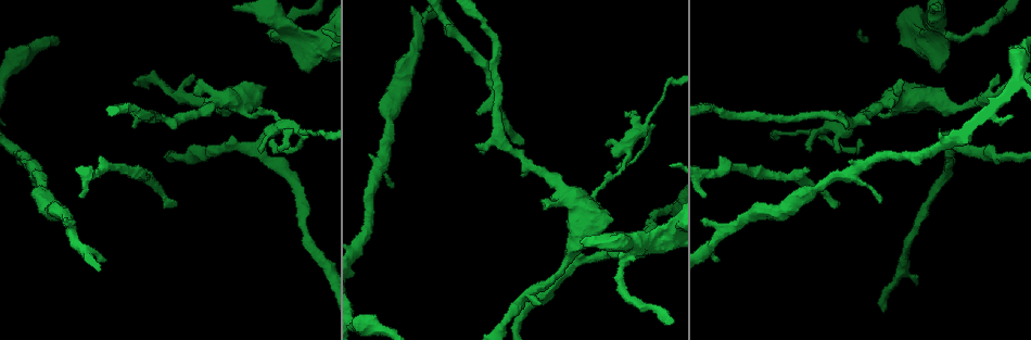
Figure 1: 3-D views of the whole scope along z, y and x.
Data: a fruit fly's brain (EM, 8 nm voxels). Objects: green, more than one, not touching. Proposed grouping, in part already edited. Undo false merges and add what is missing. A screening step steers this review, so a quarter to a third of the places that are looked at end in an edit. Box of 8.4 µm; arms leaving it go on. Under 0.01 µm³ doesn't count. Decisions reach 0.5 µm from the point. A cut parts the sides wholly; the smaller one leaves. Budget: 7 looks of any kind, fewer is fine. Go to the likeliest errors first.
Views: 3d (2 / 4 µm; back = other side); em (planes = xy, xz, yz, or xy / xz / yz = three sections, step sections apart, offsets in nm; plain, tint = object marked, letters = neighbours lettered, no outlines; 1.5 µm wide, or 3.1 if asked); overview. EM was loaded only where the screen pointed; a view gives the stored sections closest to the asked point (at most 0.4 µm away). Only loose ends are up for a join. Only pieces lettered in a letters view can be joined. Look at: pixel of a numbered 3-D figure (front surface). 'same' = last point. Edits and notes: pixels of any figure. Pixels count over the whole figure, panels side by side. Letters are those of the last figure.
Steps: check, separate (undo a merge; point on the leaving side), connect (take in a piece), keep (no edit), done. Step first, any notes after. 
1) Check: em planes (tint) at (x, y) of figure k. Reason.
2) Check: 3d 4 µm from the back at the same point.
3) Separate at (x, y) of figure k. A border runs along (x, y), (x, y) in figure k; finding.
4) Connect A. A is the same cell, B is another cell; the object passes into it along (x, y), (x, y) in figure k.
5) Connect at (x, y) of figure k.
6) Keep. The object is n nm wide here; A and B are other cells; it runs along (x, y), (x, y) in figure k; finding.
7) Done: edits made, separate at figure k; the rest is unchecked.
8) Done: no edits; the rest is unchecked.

Check: em planes (letters) at (189, 75) of figure 1. Branch stops here.

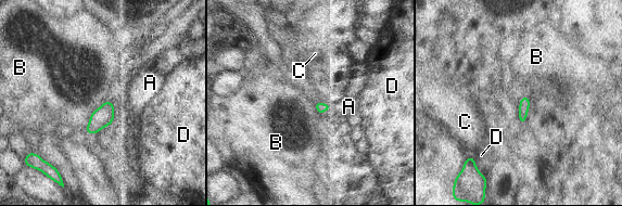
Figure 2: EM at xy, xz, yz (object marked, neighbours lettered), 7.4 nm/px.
Connect A. A is the same cell, B, C and D are other cells; the neuron continues.

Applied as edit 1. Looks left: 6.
Check: overview. Redraw.

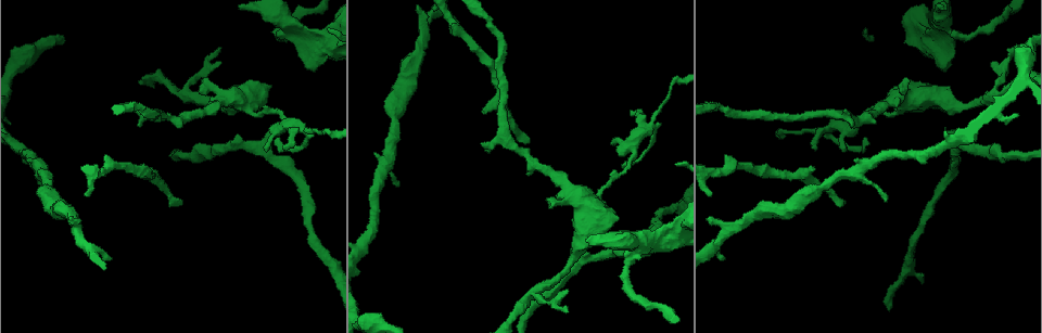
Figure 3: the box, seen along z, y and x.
Check: 3d 2 µm at (846, 151) of figure 3. Thin end.

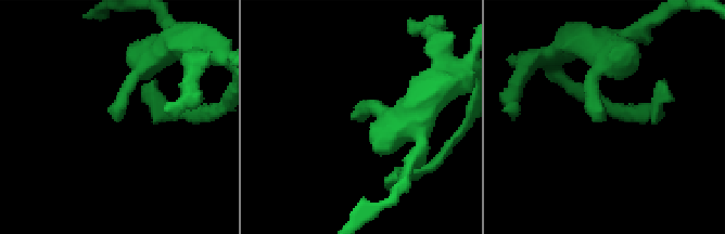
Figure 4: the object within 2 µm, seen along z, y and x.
Check: em planes (tint) at (112, 118) of figure 4. Need the tissue.

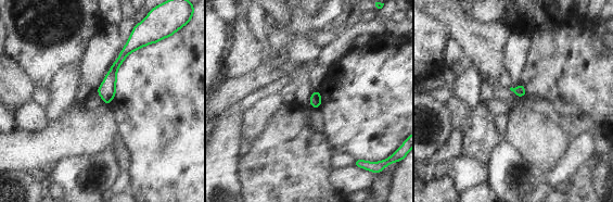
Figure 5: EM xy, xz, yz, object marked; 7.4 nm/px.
Check: em planes (letters) at the same point.

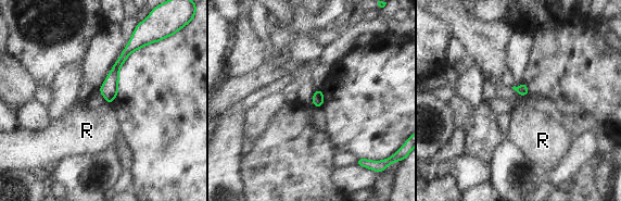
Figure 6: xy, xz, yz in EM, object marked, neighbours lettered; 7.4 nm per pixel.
Keep. The object is 80 nm wide here; R is another cell; it runs along (137, 42), (118, 63), (109, 99) in figure 6; none of them fits.

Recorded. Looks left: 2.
Check: em planes (letters) at (203, 79) of figure 3. Thick end.

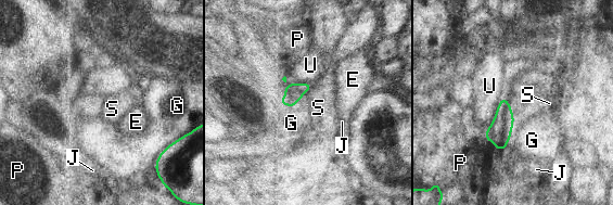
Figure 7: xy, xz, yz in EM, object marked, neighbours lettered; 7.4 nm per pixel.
Keep. E, G, J, P, S and U are other cells; a border runs along (503, 98), (509, 103), (514, 119) in figure 7; no lettered piece goes on from it.

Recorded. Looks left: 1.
Done: edits made, connect at figure 2; the rest is unchecked.

